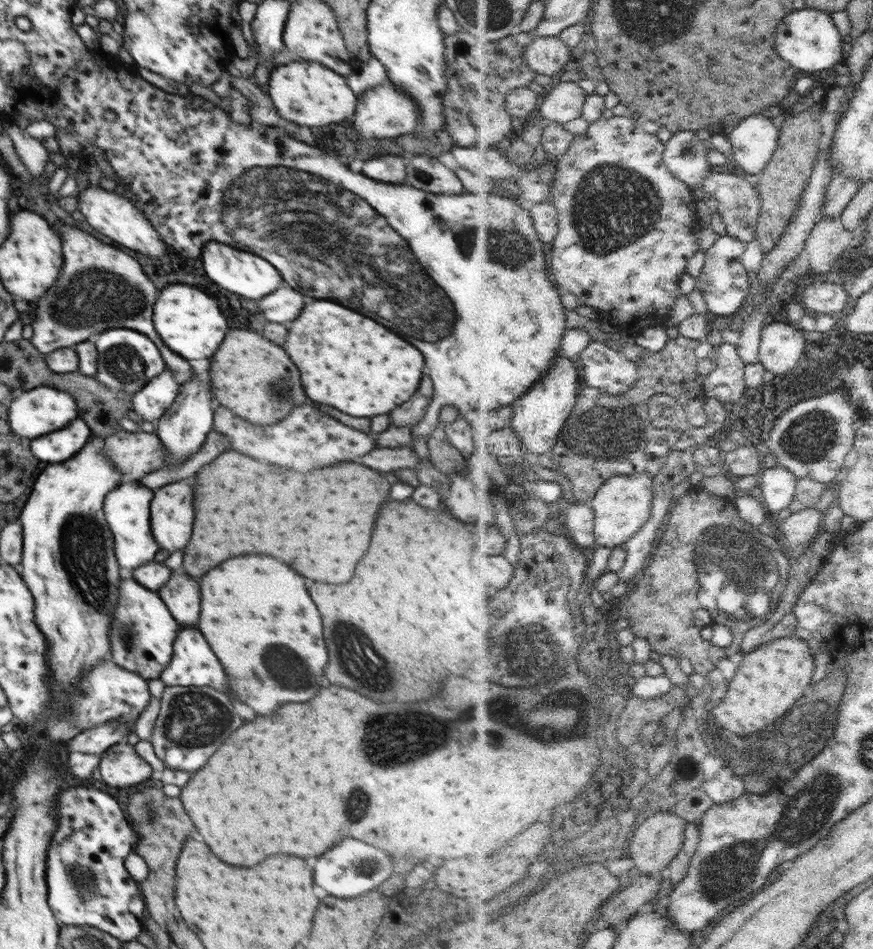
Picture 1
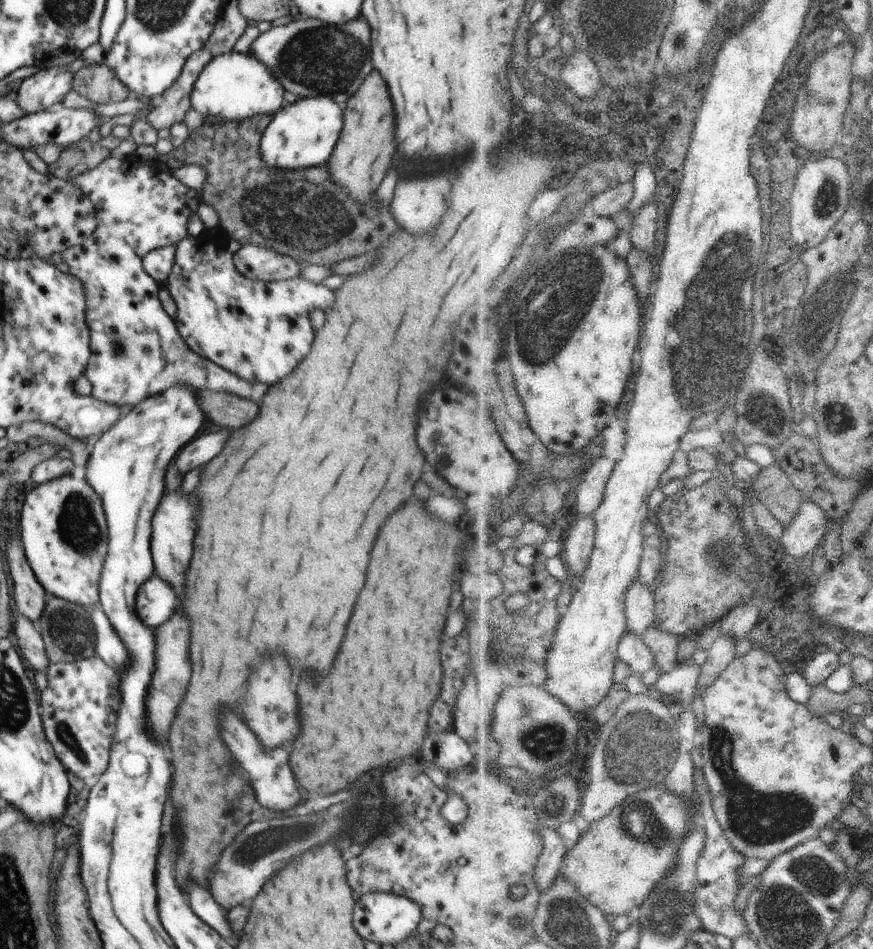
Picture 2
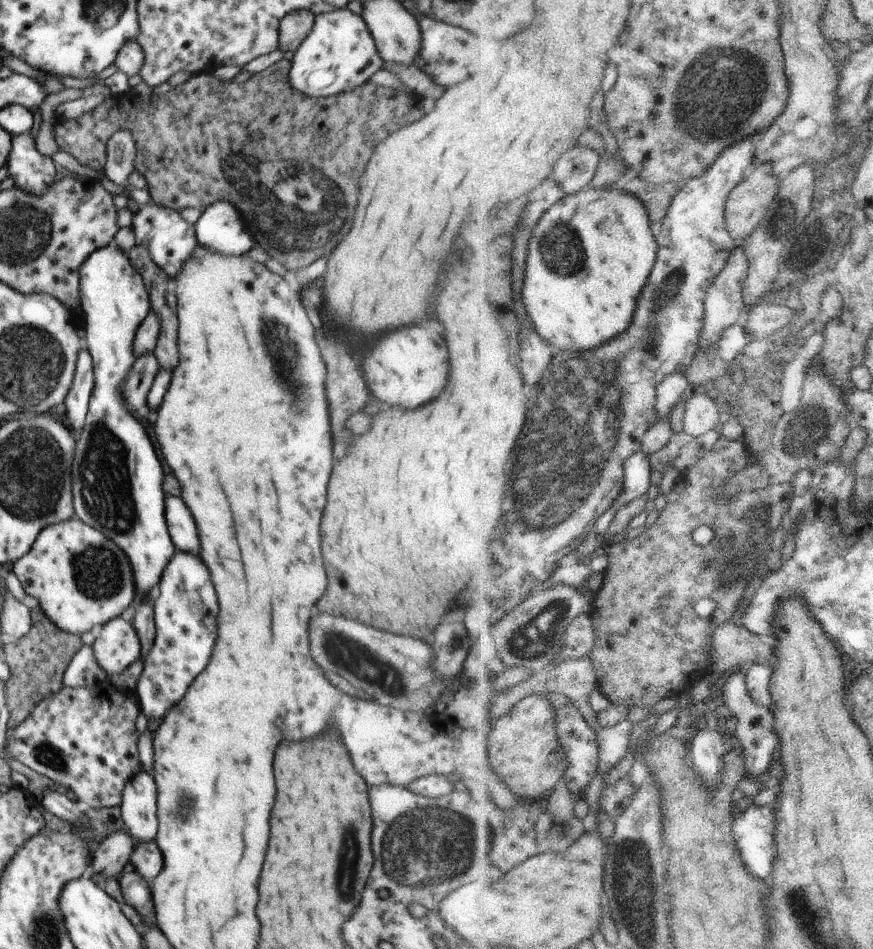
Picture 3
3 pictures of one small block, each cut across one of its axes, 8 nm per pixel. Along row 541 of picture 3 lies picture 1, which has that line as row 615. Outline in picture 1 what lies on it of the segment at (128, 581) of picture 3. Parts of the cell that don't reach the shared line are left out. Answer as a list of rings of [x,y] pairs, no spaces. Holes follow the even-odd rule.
[[[94,436],[74,458],[44,468],[19,515],[23,528],[19,571],[34,597],[36,625],[48,643],[46,659],[53,678],[54,717],[71,716],[69,701],[63,698],[75,692],[83,674],[112,652],[108,644],[108,622],[118,596],[120,574],[102,502],[122,482],[122,474],[104,456],[102,446],[104,440]]]

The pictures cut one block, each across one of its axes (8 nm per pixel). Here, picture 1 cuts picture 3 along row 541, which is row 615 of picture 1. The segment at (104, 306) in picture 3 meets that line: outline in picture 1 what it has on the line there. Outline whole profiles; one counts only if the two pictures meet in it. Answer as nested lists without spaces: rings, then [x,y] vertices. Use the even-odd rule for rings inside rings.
[[[136,579],[120,580],[120,600],[116,602],[108,632],[112,650],[110,657],[118,666],[147,681],[158,679],[172,659],[174,641],[179,630],[178,622],[156,591],[144,588]]]

